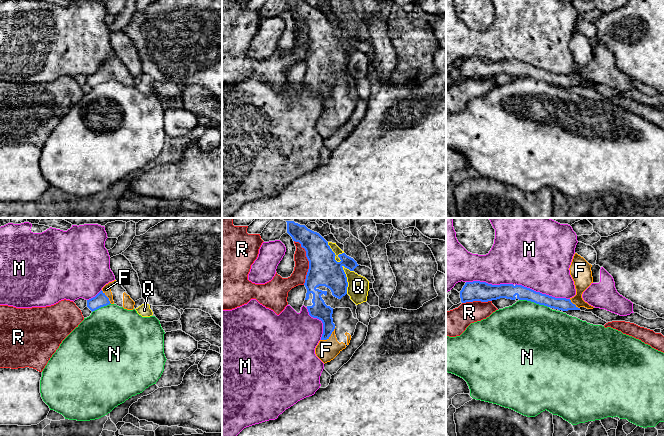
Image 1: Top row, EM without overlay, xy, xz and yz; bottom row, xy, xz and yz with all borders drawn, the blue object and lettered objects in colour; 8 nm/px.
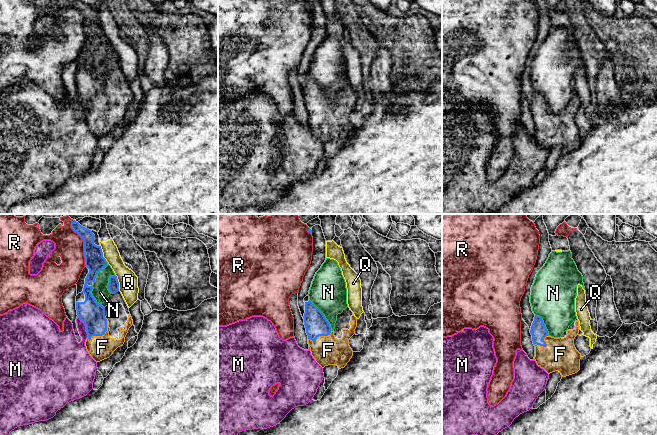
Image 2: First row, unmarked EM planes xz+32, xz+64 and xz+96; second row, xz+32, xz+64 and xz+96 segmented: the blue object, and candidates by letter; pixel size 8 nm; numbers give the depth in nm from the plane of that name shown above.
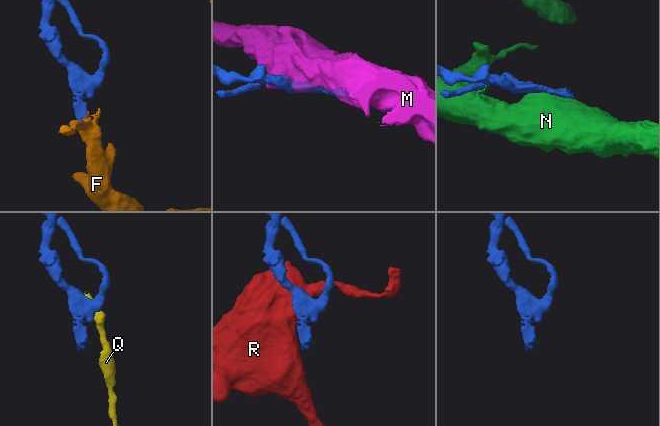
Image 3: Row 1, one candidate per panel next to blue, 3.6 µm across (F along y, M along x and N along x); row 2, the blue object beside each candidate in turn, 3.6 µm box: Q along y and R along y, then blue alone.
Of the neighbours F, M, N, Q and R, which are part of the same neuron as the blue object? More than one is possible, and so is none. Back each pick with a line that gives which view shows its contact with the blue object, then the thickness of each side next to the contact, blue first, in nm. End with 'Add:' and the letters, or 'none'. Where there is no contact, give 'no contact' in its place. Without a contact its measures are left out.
F: contact in xz; calibres 140 and 170 nm
Add: F

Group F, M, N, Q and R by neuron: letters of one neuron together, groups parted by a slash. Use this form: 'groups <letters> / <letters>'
groups F / M / N / Q / R

